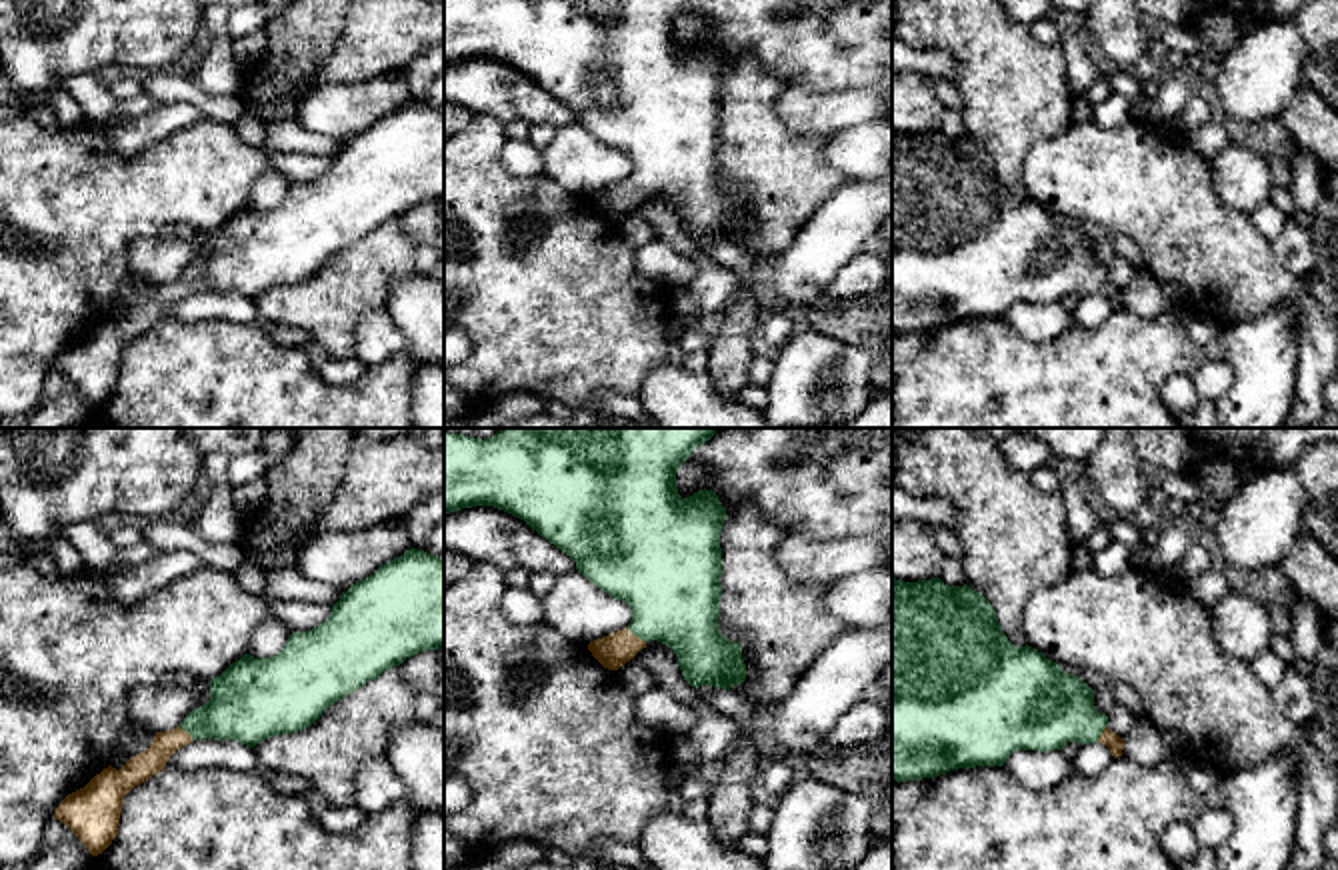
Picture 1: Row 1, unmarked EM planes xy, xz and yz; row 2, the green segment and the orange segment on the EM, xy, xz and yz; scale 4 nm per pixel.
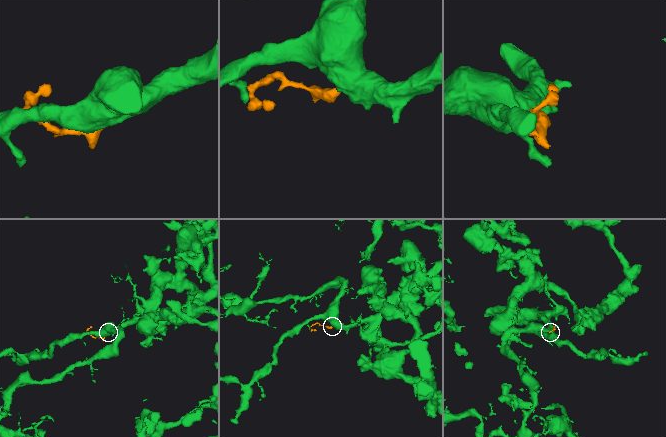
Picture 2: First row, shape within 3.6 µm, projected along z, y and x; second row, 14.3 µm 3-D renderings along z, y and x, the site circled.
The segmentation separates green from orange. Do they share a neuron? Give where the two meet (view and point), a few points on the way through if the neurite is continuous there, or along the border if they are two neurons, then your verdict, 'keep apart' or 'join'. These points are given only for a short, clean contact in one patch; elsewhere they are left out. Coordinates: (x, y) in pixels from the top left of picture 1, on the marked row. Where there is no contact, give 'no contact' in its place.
meets green in xz at (636, 634); runs through xz (670, 582), (666, 604), (636, 634), (616, 648); join

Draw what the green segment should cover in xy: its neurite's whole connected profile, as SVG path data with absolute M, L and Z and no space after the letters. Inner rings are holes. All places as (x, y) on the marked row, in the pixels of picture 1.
M410 548L352 584L332 606L326 622L292 632L272 658L244 654L210 680L210 700L186 714L174 730L156 732L148 750L132 756L120 770L108 766L84 788L68 794L54 810L92 856L102 854L118 834L124 796L164 770L170 756L192 740L236 740L250 748L278 734L312 726L336 700L376 680L406 658L444 646L444 558Z

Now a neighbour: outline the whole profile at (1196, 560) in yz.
M1192 542L1186 556L1180 560L1174 572L1182 580L1188 580L1212 570L1214 566L1220 566L1218 558L1212 556L1202 544Z

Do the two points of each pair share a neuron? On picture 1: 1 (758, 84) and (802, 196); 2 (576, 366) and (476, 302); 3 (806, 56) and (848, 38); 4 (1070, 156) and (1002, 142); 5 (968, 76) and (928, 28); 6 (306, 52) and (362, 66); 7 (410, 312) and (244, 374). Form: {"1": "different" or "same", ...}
{"1": "same", "2": "same", "3": "same", "4": "different", "5": "same", "6": "different", "7": "different"}

